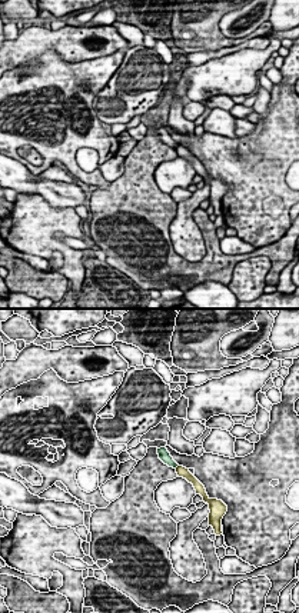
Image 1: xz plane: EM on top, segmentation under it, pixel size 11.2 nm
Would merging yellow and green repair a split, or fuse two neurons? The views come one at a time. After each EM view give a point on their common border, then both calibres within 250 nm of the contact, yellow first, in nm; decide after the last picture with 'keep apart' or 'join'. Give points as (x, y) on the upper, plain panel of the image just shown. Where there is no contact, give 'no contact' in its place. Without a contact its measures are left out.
no contact

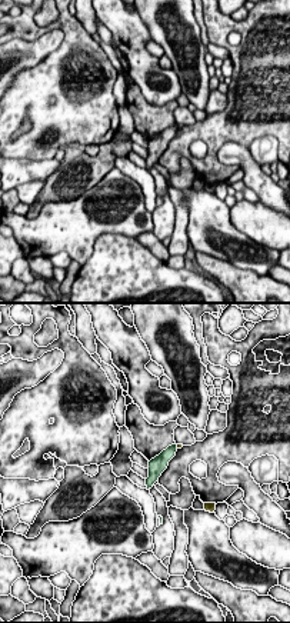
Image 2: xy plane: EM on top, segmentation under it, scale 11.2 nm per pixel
contact (177, 126); calibres 60 and 160 nm

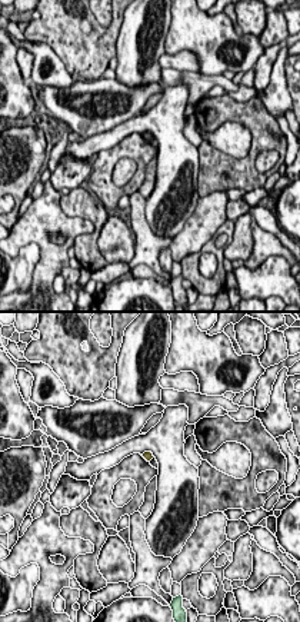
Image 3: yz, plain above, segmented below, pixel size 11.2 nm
no contact

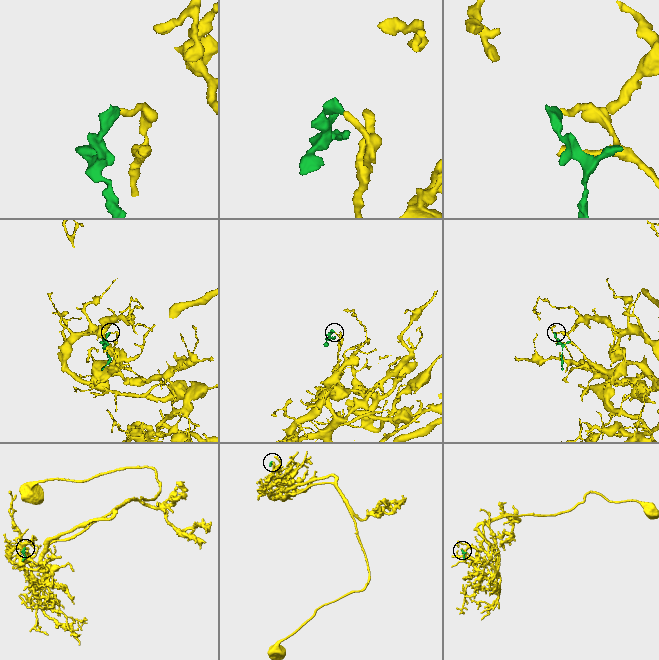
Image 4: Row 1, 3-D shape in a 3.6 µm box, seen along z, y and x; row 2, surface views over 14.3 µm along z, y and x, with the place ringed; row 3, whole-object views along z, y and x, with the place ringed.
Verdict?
keep apart

